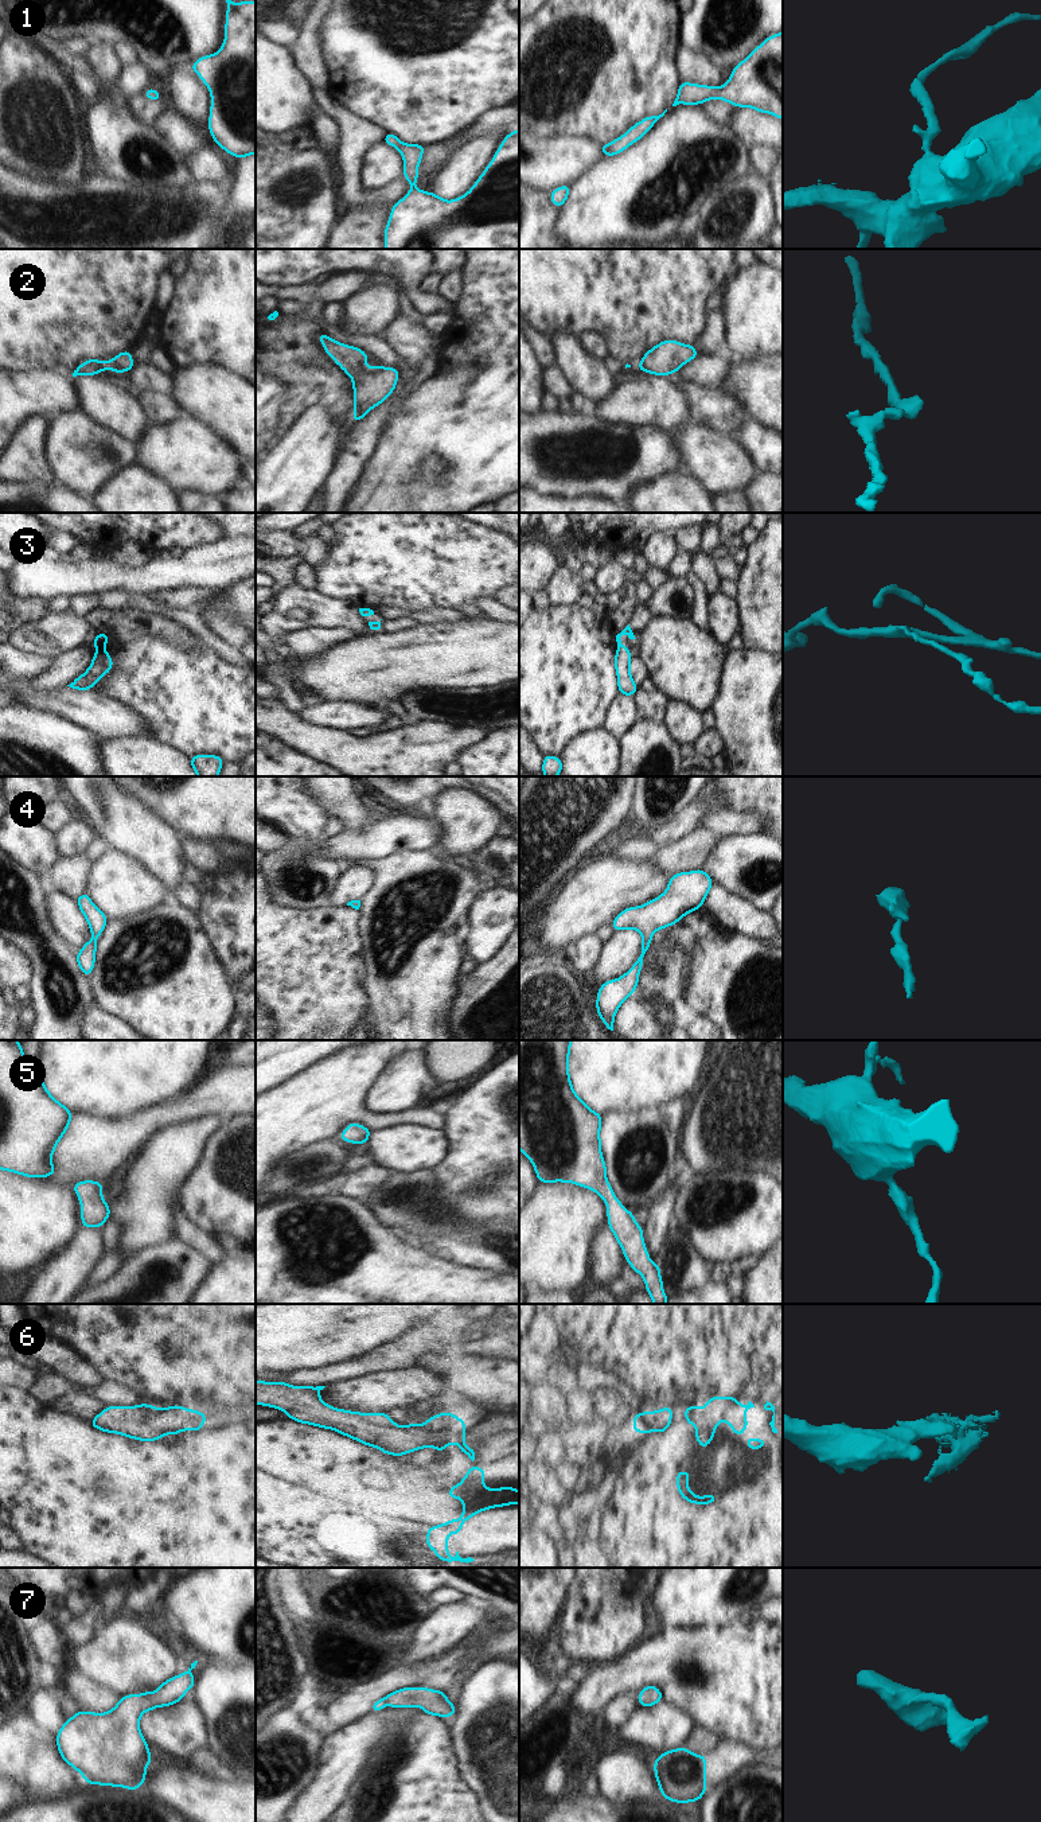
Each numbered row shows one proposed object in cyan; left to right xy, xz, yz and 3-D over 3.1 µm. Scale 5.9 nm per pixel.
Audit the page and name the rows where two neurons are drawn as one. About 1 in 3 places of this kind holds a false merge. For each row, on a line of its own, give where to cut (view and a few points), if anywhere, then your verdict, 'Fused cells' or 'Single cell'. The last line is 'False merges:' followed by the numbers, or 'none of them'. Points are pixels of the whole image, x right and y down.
1: No split. Single cell
2: No split. Single cell
3: No split. Single cell
4: No split. Single cell
5: No split. Single cell
6: Split along yz (663, 1409), (663, 1424), (657, 1429). Fused cells
7: No split. Single cell
False merges: 6

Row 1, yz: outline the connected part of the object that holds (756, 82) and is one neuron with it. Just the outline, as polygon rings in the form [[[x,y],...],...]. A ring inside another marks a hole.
[[[783,31],[768,36],[733,67],[722,87],[681,81],[672,106],[699,105],[720,98],[783,120]]]

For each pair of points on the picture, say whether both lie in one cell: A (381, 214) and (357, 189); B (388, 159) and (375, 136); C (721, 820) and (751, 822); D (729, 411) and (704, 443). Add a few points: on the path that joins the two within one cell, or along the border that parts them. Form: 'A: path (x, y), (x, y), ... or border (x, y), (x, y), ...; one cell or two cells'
A: border (367, 202), (349, 206); two cells
B: border (382, 141), (369, 151), (362, 170); two cells
C: path (728, 822), (744, 822); one cell
D: border (689, 420), (708, 424), (714, 431); two cells

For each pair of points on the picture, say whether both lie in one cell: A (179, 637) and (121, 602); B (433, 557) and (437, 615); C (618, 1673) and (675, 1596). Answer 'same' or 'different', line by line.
A: different
B: different
C: different

